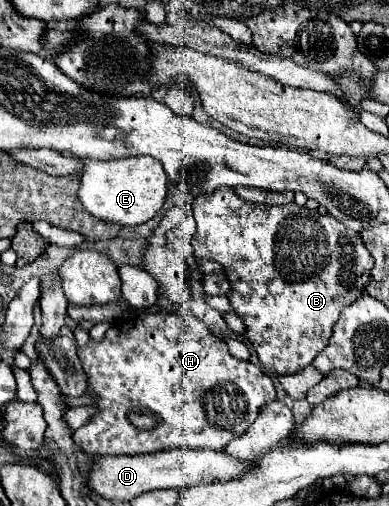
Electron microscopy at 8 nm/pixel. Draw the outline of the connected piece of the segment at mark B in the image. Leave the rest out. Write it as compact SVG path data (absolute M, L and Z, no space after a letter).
M221 187L217 191L213 191L211 195L201 195L195 199L193 203L193 213L195 213L195 221L197 221L197 233L193 239L193 253L197 259L207 259L207 261L217 261L223 267L223 275L231 285L231 291L227 293L229 305L231 309L241 317L243 325L245 325L245 341L249 341L253 345L253 349L259 355L259 361L263 365L265 371L277 373L277 375L285 375L285 373L295 373L295 371L303 371L305 367L309 367L313 363L313 359L321 353L321 349L325 347L325 343L329 343L331 335L333 335L333 325L337 323L341 311L349 305L355 303L367 283L371 281L371 269L373 269L373 257L367 251L367 247L363 245L363 239L359 237L359 233L349 231L347 227L343 227L333 215L321 215L319 211L313 211L309 207L299 207L297 203L287 203L287 205L255 205L249 201L243 201L233 187Z

